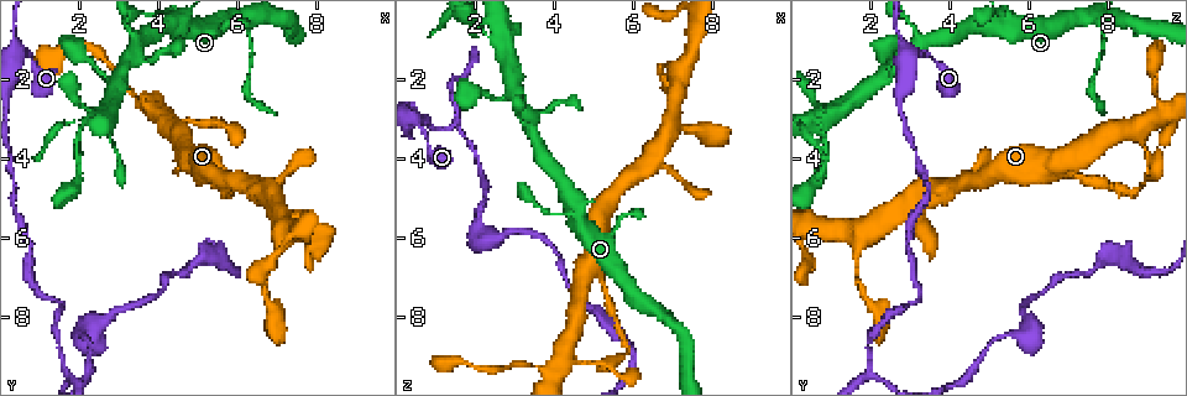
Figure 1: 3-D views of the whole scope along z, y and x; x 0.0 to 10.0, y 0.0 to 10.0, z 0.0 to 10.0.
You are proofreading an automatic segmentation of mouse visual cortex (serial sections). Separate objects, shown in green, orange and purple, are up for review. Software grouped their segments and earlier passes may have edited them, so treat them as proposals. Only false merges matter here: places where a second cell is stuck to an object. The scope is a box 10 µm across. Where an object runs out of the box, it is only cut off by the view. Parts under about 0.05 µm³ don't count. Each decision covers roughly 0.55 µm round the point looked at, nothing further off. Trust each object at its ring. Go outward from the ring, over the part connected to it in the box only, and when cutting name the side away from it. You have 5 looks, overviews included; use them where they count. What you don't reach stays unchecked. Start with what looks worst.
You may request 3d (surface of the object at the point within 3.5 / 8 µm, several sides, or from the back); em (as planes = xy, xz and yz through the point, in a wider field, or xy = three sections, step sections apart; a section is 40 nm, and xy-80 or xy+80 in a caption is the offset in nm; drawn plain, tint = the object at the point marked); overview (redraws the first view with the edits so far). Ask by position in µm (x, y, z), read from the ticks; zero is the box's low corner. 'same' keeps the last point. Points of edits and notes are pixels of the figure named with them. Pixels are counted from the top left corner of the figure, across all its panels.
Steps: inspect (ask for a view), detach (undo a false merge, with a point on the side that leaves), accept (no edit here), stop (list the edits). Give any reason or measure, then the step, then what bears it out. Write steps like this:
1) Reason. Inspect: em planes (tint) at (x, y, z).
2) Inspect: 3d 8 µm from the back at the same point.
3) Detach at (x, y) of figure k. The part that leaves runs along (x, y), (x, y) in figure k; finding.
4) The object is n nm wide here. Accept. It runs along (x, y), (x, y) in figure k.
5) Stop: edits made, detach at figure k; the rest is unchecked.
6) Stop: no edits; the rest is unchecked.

Thin arm on a thick one. Inspect: 3d 8 µm at (0.70, 1.30, 3.15).

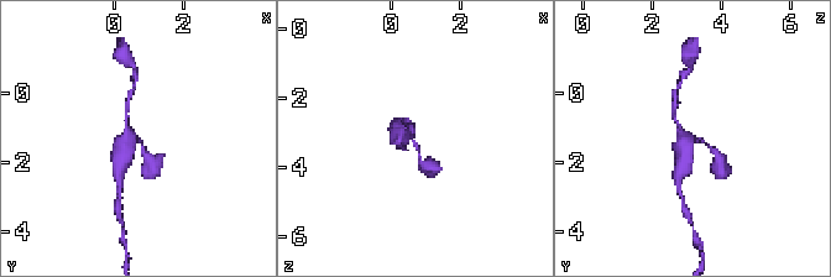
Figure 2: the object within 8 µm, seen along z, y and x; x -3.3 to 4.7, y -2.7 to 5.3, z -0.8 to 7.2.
Shape alone is not enough. Inspect: em xy step 5 (tint) at the same point.

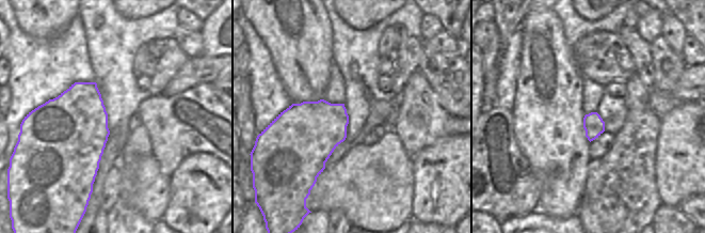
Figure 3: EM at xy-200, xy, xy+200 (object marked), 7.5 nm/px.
The arms are 150, 200, 500 nm wide. Accept. It runs along (427, 166), (412, 137), (397, 130) in figure 2; all the same cell.

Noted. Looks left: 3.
Sharp bend. Inspect: 3d 8 µm at (1.30, 7.60, 3.30).

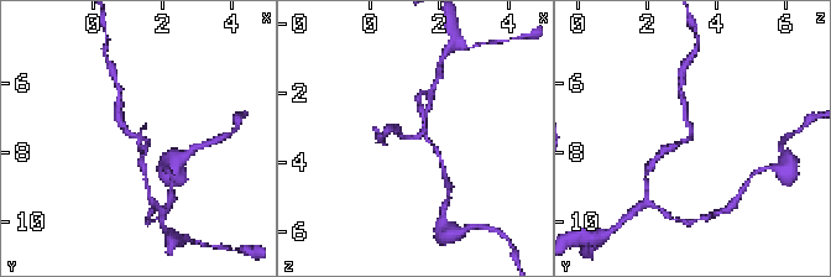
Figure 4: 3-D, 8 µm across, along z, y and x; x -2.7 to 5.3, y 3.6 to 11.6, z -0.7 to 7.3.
Zoom in. Inspect: 3d 3.5 µm from the back at the same point.

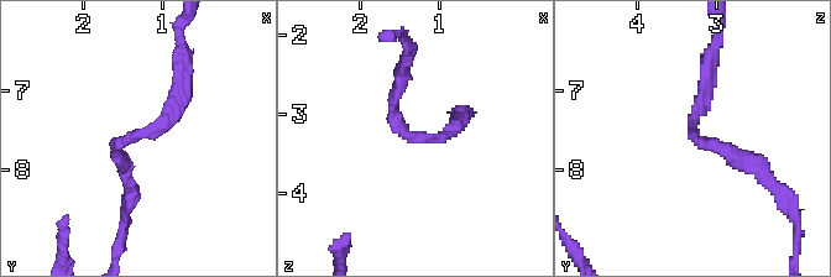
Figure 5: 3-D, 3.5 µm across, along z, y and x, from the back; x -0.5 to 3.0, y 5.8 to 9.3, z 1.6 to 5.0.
The arms are 150, 200 nm wide; now the EM. Inspect: em xy step 1 (tint) at (1.30, 7.60, 3.30).

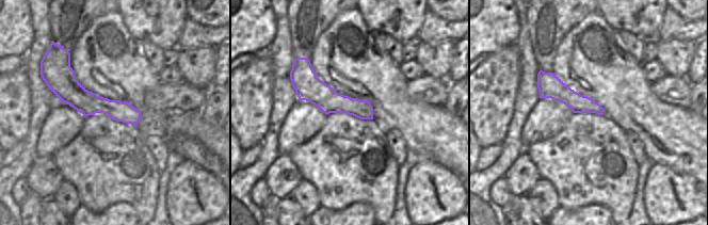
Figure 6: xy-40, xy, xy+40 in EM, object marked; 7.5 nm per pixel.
The object is 190 nm wide here. Accept. It runs along (178, 71), (167, 116), (118, 142), (125, 161) in figure 5; one cell here.

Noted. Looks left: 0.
Stop: no edits; the rest is unchecked.

